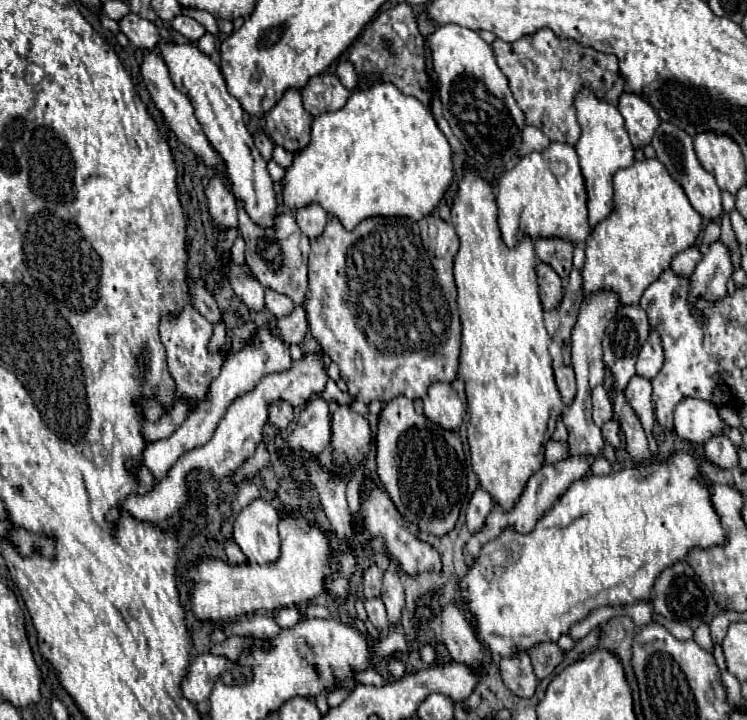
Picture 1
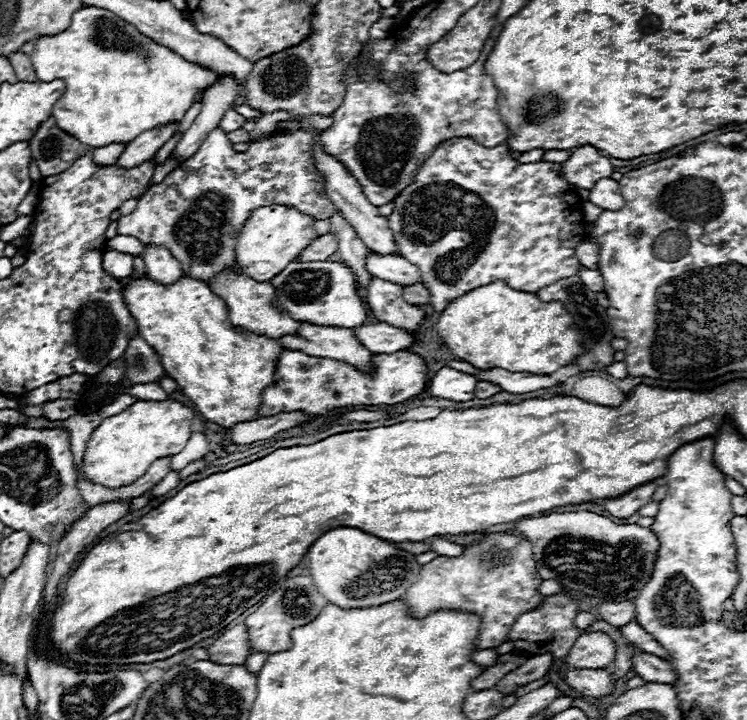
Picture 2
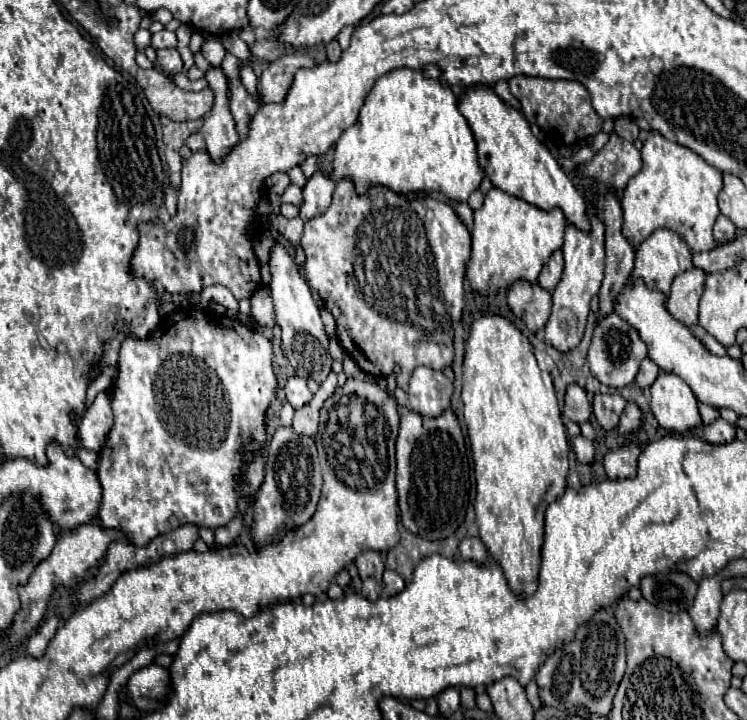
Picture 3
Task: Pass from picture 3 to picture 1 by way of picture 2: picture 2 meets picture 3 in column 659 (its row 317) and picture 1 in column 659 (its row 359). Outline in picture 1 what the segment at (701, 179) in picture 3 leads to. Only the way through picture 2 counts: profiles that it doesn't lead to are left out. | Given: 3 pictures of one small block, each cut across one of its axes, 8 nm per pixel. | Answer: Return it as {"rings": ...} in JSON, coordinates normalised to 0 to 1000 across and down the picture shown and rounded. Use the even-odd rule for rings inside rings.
{"rings":[[[878,219],[849,225],[825,239],[822,278],[825,294],[803,308],[784,333],[782,408],[819,400],[830,408],[833,422],[854,422],[859,406],[897,369],[900,358],[932,339],[940,322],[940,300]]]}

